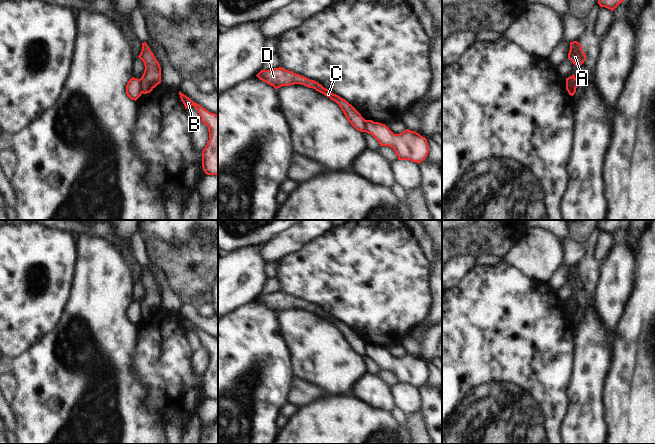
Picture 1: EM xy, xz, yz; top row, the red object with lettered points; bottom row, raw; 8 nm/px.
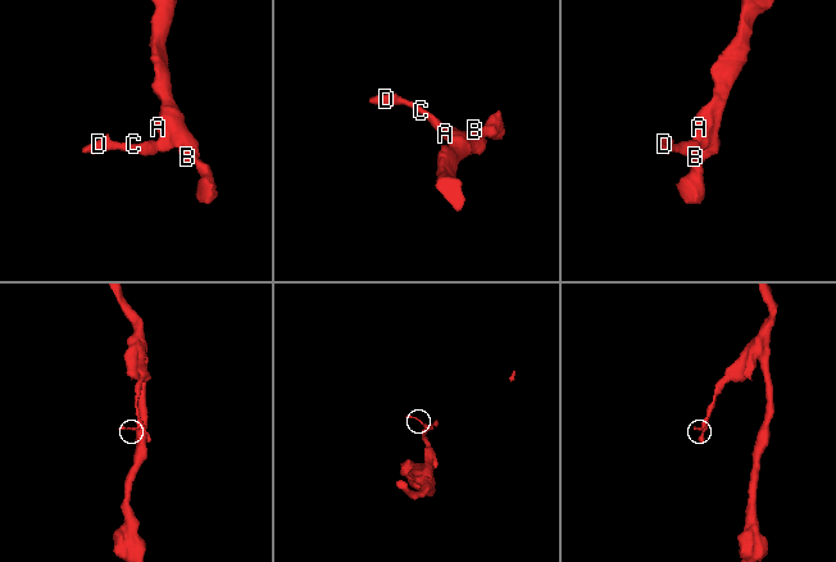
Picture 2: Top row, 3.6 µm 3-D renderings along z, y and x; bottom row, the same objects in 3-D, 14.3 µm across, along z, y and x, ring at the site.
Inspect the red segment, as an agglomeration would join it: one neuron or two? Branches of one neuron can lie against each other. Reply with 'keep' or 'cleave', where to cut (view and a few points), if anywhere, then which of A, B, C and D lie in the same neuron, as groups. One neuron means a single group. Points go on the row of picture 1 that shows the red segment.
cleave; cut in xy along (139, 79), (142, 92); A B / C D

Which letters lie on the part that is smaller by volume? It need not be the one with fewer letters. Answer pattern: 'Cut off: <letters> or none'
Cut off: C, D

